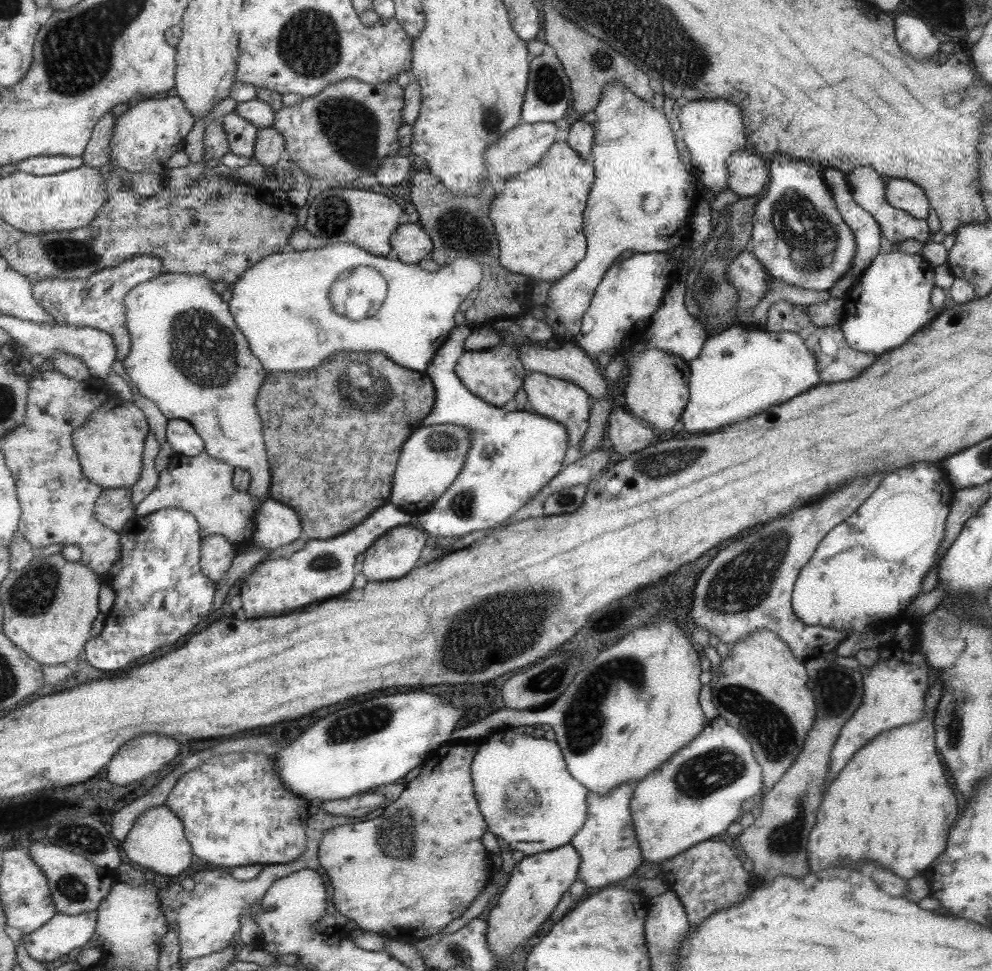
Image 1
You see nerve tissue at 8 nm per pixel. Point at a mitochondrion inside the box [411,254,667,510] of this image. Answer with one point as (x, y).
(436, 442)

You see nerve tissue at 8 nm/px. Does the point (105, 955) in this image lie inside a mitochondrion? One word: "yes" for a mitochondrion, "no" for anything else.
no

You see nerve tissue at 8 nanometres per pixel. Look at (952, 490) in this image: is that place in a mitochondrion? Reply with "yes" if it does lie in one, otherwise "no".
no

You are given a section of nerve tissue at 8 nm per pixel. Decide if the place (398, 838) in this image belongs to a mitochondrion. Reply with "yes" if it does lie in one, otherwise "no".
yes

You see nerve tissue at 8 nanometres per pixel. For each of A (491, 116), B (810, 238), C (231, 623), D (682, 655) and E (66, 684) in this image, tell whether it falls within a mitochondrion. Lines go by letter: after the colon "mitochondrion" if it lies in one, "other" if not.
A: mitochondrion
B: mitochondrion
C: other
D: other
E: other

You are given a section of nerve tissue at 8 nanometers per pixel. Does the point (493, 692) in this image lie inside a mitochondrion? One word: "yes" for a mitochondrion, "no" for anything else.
no

